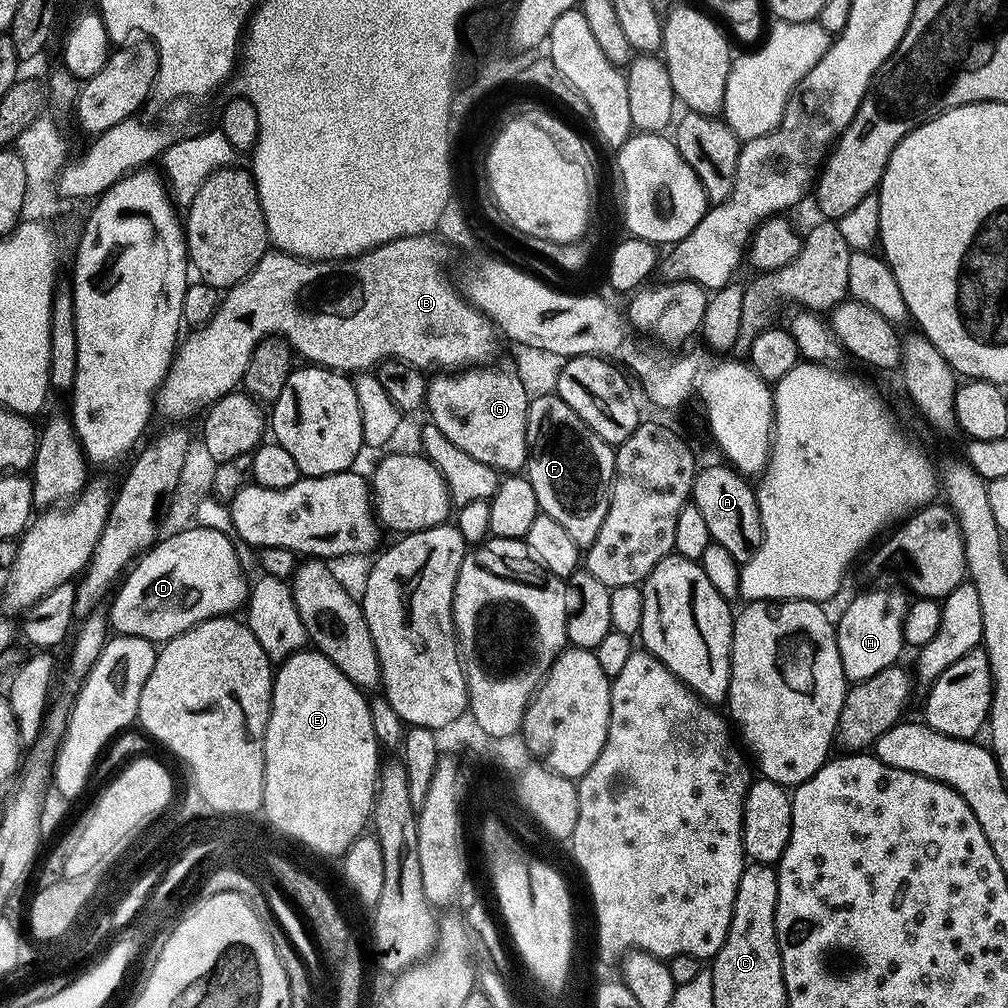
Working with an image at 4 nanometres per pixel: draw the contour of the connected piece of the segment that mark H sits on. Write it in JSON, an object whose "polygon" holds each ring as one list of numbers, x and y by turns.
{"polygon":[[903,587,872,588,856,596,844,608,840,620,835,621,838,654,847,679,855,682,874,678,878,670,886,670,897,663,900,651,905,651,904,619,908,613,910,596]]}

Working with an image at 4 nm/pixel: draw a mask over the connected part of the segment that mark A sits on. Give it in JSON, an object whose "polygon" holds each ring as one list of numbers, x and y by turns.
{"polygon":[[727,463,712,464,709,468,701,467,692,483,691,503,702,510,702,518,710,530,713,541,723,546,737,564,743,565,762,546,762,518,758,510,755,487,735,468]]}

